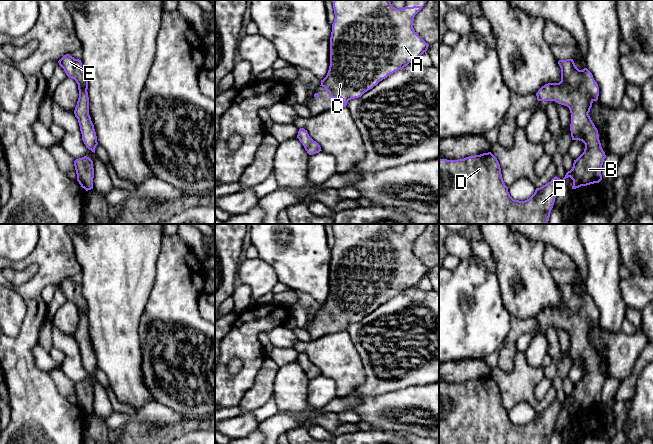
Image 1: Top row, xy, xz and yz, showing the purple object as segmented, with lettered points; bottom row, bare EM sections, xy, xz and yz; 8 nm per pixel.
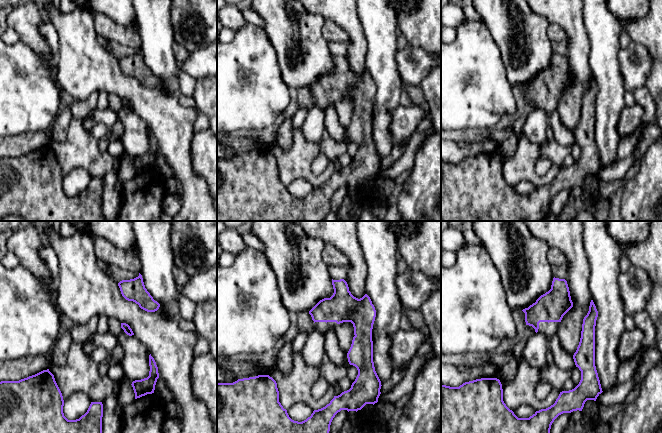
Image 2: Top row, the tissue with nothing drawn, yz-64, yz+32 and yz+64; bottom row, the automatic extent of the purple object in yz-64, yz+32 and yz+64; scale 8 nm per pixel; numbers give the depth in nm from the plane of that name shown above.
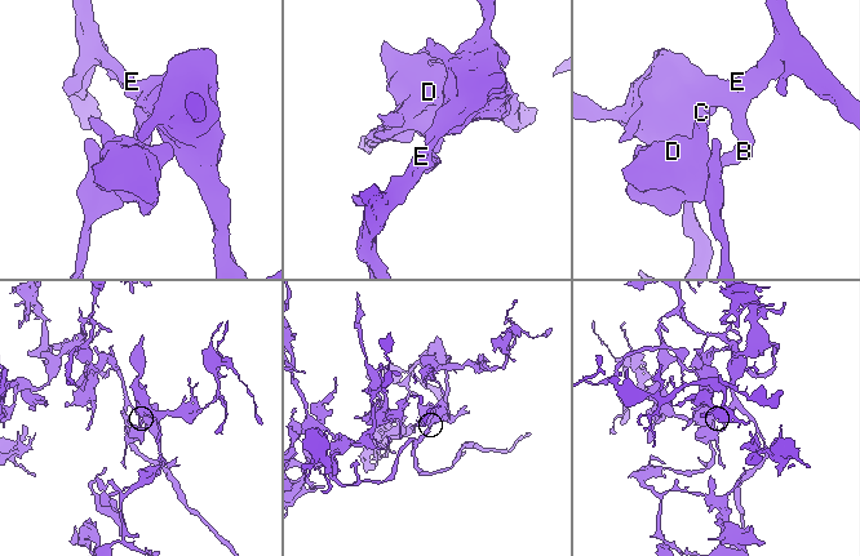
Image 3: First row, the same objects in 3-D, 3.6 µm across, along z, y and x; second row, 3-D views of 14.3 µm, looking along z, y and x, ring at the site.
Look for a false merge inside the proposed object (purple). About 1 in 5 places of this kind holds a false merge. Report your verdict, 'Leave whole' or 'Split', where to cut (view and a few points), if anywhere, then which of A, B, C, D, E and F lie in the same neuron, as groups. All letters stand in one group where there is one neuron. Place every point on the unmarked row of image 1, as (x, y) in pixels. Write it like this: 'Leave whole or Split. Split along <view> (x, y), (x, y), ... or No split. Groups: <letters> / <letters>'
Leave whole. No split. Groups: A B C D E F

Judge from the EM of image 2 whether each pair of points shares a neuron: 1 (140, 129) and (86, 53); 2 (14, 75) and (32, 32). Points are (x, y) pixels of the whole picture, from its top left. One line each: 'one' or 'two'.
1: two
2: two

